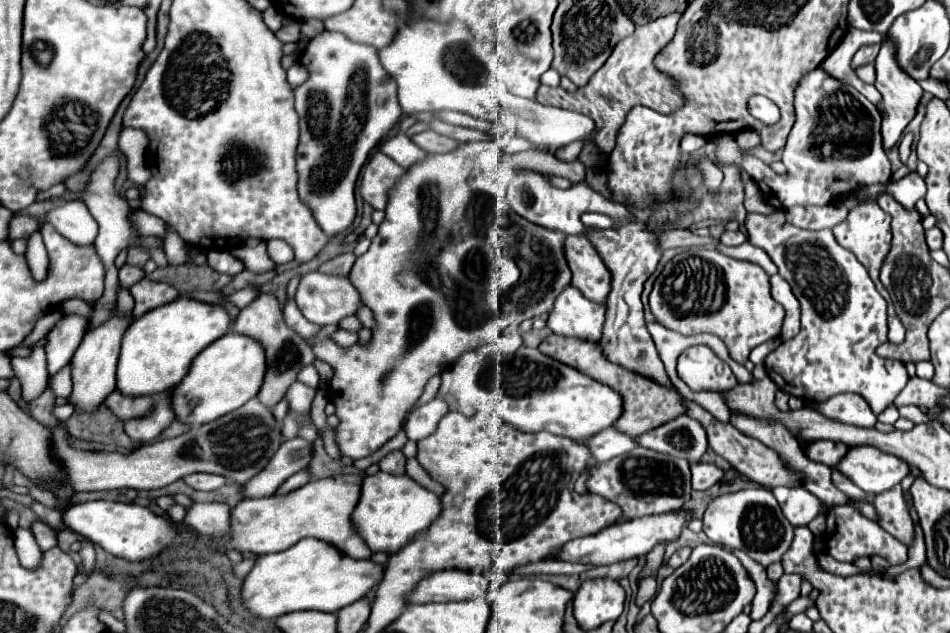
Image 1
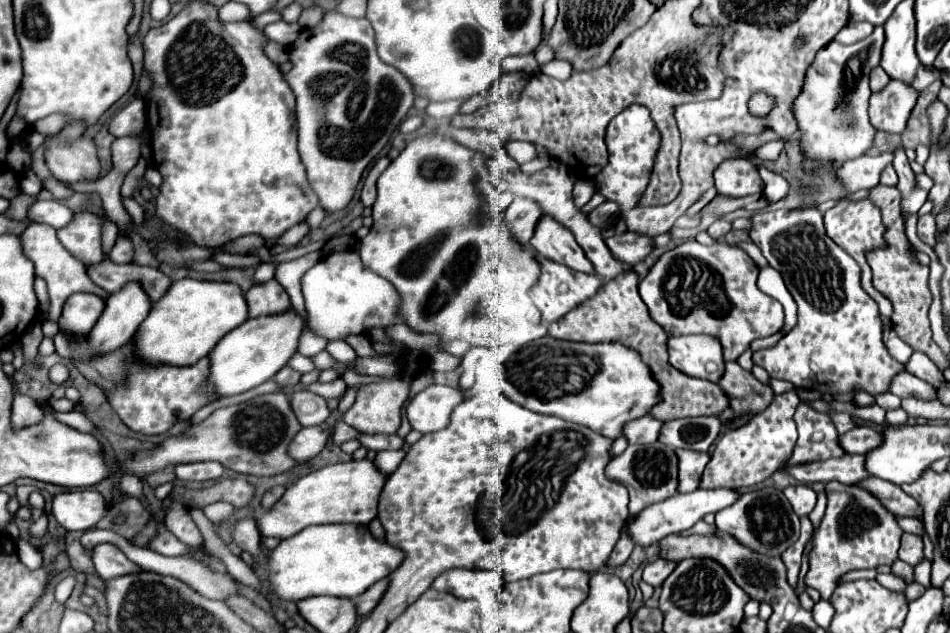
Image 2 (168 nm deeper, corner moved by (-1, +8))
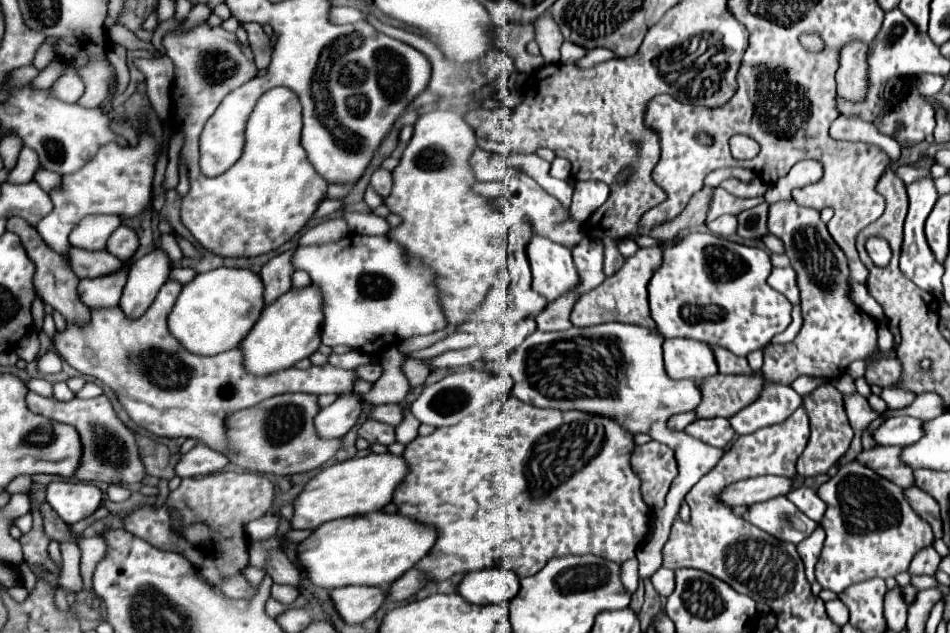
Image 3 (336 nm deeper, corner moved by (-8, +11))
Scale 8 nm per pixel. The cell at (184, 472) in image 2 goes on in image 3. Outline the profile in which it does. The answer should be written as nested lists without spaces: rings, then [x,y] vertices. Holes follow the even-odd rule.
[[[199,442],[187,454],[181,456],[175,470],[177,470],[177,476],[181,476],[181,478],[205,476],[205,474],[213,474],[213,472],[223,470],[227,462],[229,460],[223,454],[219,454],[219,452],[215,452],[209,446]]]

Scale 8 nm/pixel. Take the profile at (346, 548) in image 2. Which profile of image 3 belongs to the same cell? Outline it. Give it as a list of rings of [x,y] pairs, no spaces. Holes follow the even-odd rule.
[[[373,512],[363,516],[339,518],[319,526],[307,540],[299,544],[299,562],[307,570],[309,580],[321,588],[341,588],[351,584],[387,588],[423,556],[429,554],[437,540],[435,526],[421,524],[403,514]]]

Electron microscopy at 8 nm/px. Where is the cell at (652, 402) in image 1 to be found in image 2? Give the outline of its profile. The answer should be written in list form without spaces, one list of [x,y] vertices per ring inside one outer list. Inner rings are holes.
[[[634,271],[616,277],[614,281],[602,285],[596,297],[586,301],[584,305],[576,307],[562,319],[548,325],[548,335],[554,339],[564,341],[584,341],[584,343],[620,343],[638,351],[640,359],[648,365],[652,377],[660,385],[660,401],[656,407],[648,409],[648,415],[670,421],[678,417],[698,417],[698,415],[720,415],[728,407],[728,397],[716,383],[708,383],[704,379],[694,379],[684,375],[682,371],[674,369],[668,363],[666,339],[668,335],[652,321],[646,303],[640,299],[638,293],[638,275]]]

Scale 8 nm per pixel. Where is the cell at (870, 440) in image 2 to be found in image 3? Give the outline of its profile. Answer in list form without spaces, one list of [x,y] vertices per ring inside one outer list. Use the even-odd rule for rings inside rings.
[[[913,416],[887,418],[885,424],[875,432],[875,440],[881,446],[911,446],[923,436],[923,420]]]

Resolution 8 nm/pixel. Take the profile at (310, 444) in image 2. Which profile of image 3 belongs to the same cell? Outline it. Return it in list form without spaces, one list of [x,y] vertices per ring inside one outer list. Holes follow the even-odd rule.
[[[343,394],[315,418],[317,434],[323,438],[341,438],[345,436],[357,422],[361,414],[361,398],[355,394]]]

